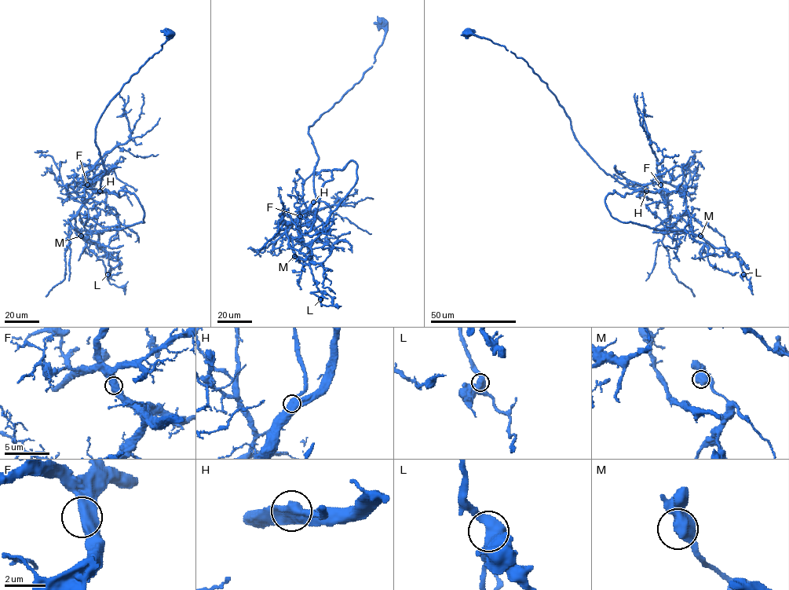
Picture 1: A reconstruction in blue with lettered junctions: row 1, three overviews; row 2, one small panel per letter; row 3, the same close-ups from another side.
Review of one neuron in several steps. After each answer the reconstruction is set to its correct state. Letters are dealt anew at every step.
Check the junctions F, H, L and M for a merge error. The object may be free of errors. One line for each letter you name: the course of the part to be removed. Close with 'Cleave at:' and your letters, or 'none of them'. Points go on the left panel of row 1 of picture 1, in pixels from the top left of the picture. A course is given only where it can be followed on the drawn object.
Cleave at: none of them

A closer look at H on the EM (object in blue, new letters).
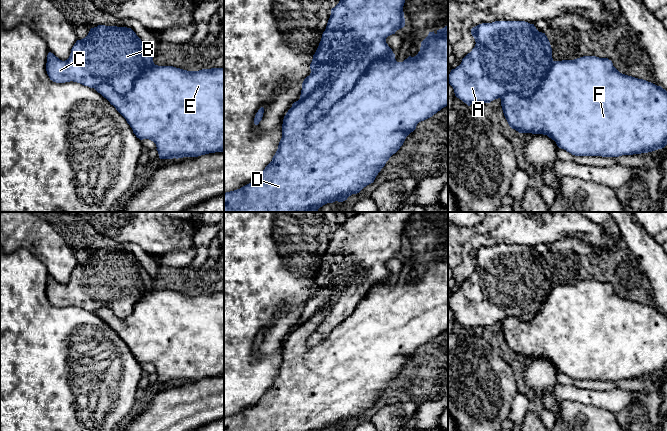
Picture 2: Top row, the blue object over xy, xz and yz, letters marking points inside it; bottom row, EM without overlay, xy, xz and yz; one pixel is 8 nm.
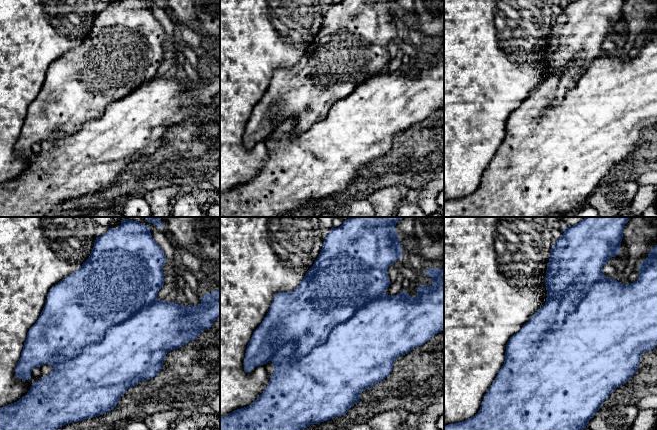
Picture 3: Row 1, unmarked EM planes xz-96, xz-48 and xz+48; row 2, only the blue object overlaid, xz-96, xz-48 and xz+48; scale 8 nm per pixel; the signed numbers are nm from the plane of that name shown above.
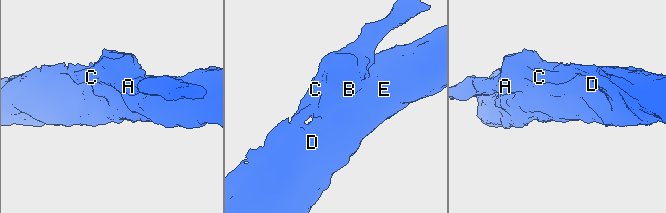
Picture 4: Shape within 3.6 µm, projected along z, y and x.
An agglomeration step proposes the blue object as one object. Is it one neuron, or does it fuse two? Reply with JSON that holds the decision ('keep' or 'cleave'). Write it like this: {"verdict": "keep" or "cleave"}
{"verdict": "keep"}

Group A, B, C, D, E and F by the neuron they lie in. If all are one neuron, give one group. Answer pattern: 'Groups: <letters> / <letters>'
Groups: A B C D E F

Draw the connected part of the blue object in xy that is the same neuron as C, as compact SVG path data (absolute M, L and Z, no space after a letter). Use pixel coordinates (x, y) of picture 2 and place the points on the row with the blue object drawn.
M98 25L97 27L91 28L85 38L76 41L67 60L62 61L53 53L49 52L47 55L46 71L50 80L53 82L65 83L73 81L94 88L126 119L137 138L140 140L149 139L156 144L156 150L158 151L160 159L198 157L209 153L224 151L224 68L187 71L173 66L155 65L153 62L152 51L143 44L141 39L131 28Z

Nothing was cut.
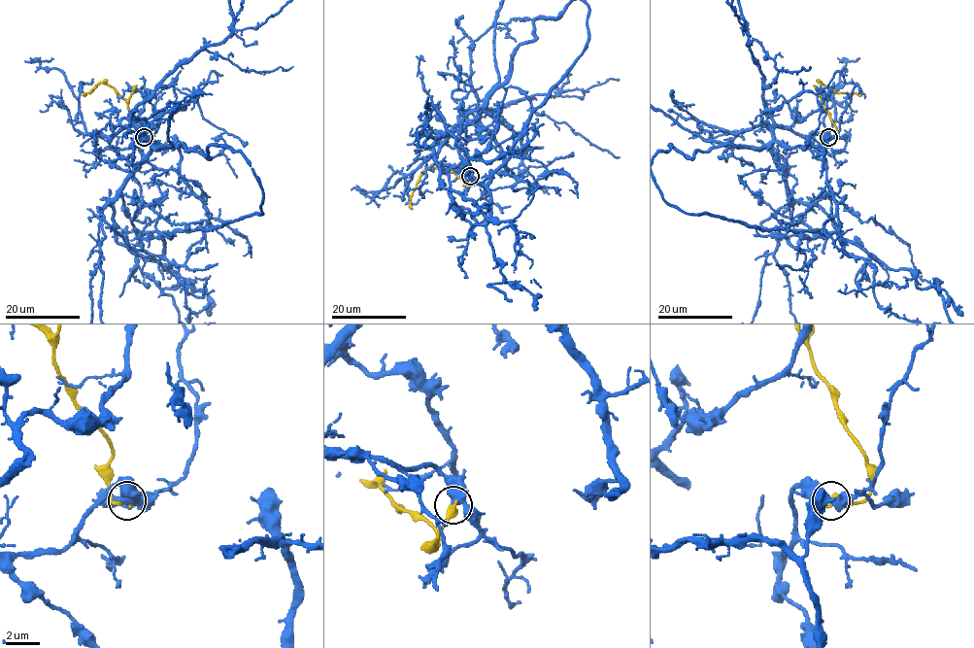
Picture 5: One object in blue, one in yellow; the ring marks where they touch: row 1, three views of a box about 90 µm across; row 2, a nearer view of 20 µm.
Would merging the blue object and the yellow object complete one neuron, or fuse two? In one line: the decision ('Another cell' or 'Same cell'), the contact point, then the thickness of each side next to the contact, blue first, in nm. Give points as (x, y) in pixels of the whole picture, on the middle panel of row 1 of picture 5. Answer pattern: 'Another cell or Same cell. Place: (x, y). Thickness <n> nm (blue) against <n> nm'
Another cell. Place: (470, 176). Thickness 420 nm (blue) against 440 nm

